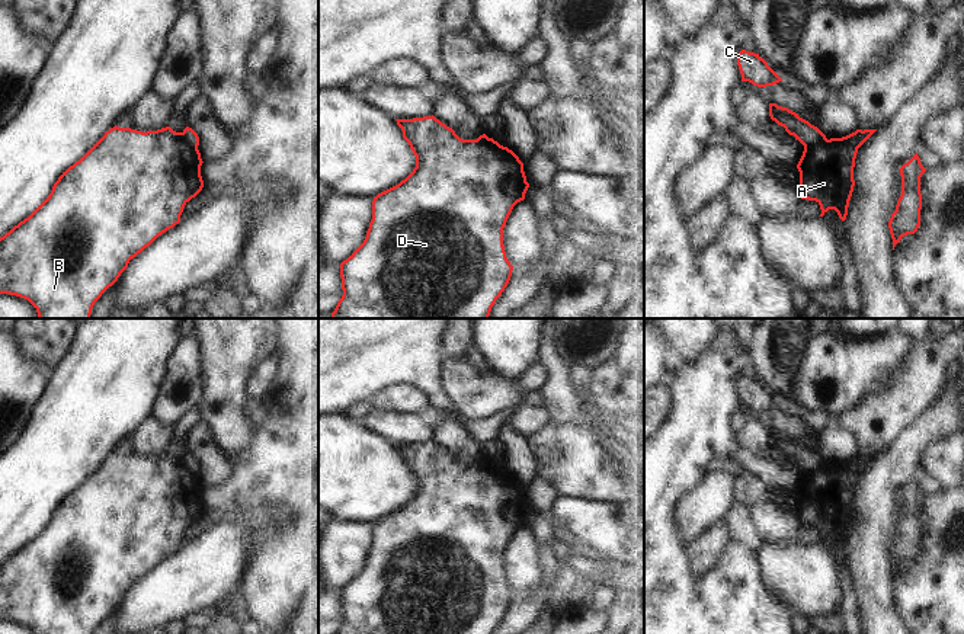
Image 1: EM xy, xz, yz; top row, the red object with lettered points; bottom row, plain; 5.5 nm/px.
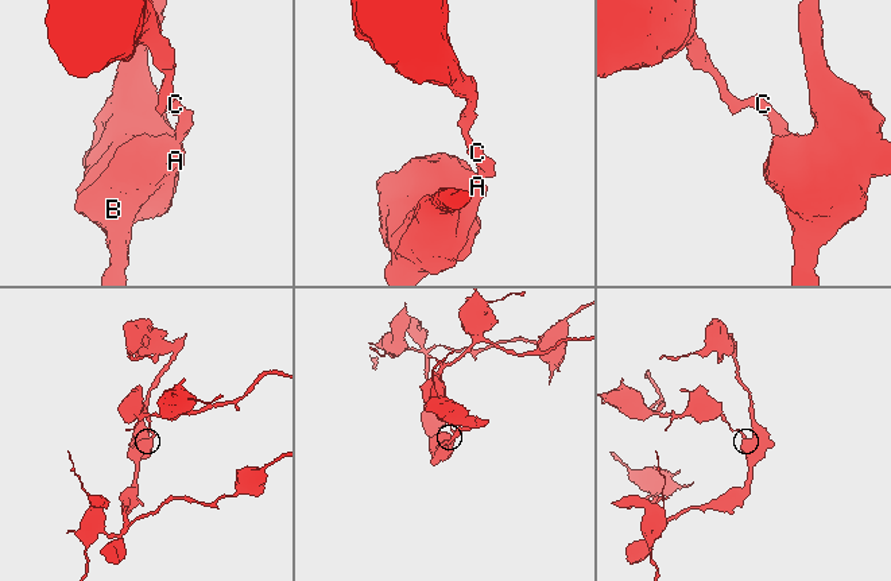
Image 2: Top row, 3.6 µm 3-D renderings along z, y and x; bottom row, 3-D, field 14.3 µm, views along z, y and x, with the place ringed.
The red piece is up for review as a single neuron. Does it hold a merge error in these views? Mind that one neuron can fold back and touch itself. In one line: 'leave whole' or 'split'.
split

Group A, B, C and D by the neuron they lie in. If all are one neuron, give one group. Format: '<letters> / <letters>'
A B D / C

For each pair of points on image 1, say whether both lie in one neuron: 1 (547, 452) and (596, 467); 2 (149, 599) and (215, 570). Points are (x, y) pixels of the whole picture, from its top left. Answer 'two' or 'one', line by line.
1: one
2: one

